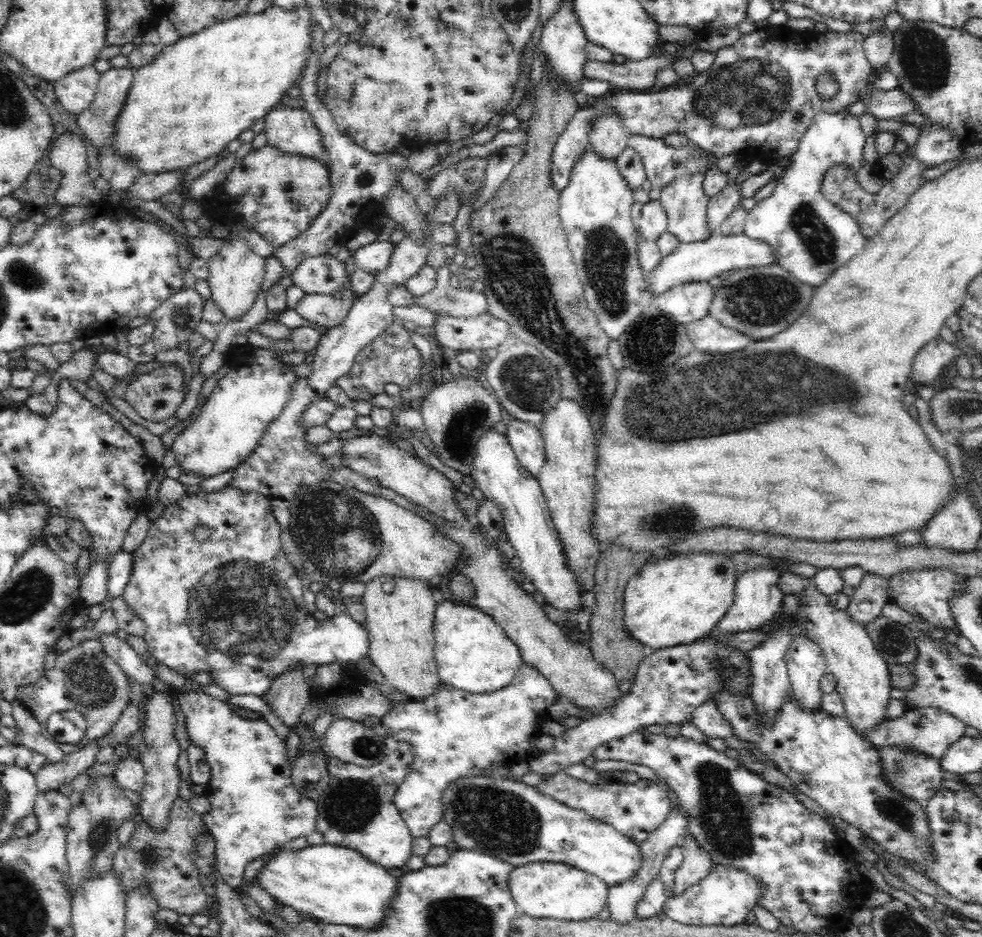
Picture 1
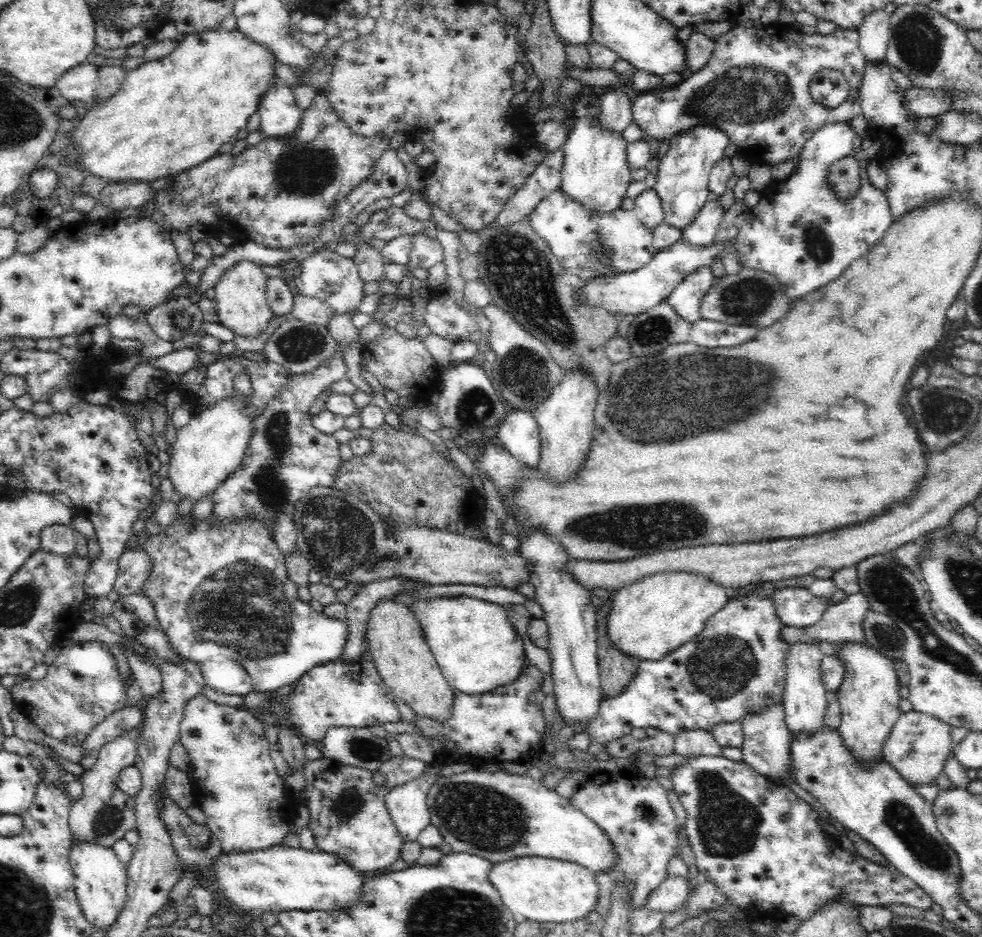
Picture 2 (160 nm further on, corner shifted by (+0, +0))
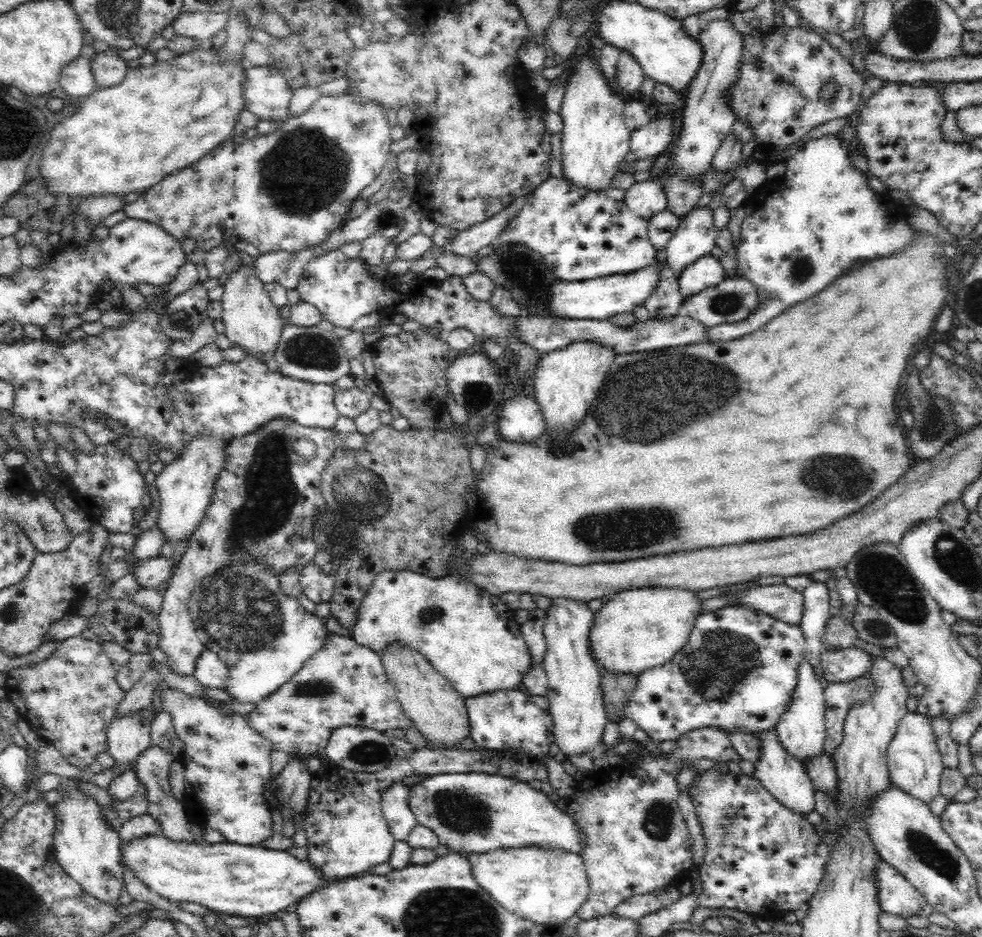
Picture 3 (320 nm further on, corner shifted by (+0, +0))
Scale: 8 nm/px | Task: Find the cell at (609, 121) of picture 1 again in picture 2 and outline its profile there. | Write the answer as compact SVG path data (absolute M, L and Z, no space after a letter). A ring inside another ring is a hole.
M623 59L616 62L616 65L613 66L613 70L618 76L618 80L620 79L620 83L618 83L618 86L610 89L607 93L604 93L601 96L599 120L601 120L601 124L607 126L609 130L613 130L613 132L623 132L624 128L628 127L630 122L633 120L633 102L630 100L630 97L633 94L631 82L634 74L636 74L638 70L635 69L632 64Z

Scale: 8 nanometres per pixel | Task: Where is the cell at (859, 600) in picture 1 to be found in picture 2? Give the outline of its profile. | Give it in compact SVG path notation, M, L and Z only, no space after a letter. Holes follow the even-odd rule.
M858 591L848 595L839 603L832 603L826 608L825 613L818 622L812 626L796 628L784 626L781 639L788 644L817 642L849 642L867 644L865 632L860 622L866 616L870 605L866 596Z

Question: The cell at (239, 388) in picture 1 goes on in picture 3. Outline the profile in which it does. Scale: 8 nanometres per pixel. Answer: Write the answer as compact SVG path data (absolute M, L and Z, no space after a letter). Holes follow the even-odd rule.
M196 436L184 447L177 459L164 467L154 480L160 497L157 525L163 535L162 544L179 544L189 540L202 524L205 510L213 497L214 481L225 469L225 440L213 436Z

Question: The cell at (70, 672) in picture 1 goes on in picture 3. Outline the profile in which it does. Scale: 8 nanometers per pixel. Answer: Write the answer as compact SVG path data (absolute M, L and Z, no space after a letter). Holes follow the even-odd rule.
M76 635L57 642L54 650L43 661L8 672L4 689L6 692L16 691L22 694L24 709L20 716L30 723L40 738L52 743L66 762L80 770L86 770L97 762L98 754L108 750L107 730L117 718L117 706L125 695L116 683L116 668L116 664L96 641Z

